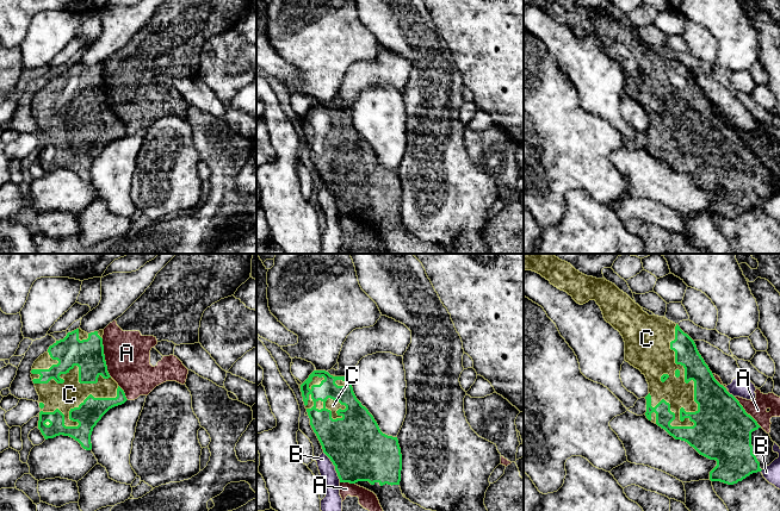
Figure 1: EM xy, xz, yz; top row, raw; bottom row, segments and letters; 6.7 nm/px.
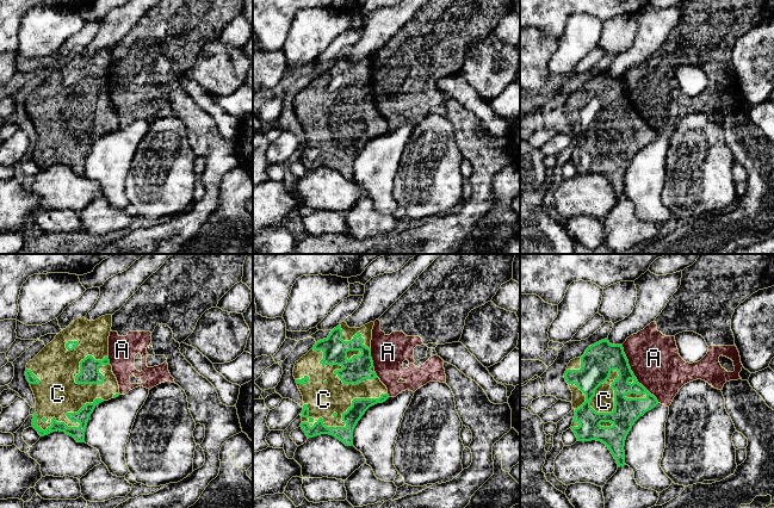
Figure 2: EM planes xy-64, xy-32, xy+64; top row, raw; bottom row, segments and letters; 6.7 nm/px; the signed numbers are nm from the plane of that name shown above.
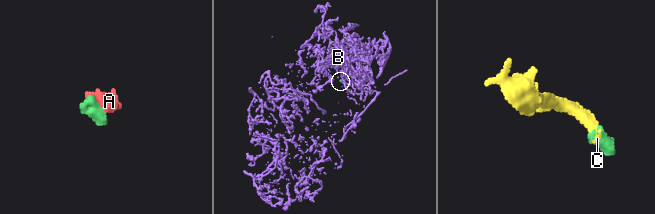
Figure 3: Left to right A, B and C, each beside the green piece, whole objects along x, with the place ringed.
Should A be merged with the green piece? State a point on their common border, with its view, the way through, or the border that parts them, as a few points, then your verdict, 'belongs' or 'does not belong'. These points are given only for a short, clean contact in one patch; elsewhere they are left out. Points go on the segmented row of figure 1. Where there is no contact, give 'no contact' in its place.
xy (104, 357) | does not belong

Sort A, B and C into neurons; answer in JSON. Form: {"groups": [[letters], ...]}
{"groups": [["A"], ["B"], ["C"]]}

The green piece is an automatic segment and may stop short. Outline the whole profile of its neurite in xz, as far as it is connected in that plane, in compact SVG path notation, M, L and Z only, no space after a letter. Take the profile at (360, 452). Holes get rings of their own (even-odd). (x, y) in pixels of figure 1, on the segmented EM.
M314 370L301 385L303 401L323 453L335 466L340 482L355 484L373 492L383 511L432 511L404 498L400 487L402 454L397 437L383 434L369 410L357 399L349 378L330 375L326 370Z

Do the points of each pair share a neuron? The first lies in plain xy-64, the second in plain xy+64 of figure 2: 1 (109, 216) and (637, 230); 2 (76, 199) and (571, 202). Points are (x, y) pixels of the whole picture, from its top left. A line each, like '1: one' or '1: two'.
1: one
2: one

